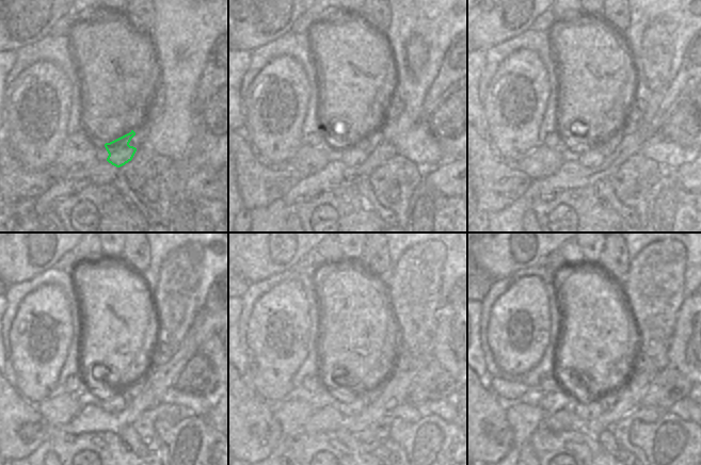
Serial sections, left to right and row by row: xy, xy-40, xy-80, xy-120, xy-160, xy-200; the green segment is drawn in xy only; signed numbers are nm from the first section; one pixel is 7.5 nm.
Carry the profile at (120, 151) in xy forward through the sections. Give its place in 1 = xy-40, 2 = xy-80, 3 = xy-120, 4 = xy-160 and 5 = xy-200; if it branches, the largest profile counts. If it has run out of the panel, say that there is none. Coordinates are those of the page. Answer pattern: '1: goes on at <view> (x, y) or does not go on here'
1: goes on at xy-40 (353, 156)
2: goes on at xy-80 (591, 157)
3: goes on at xy-120 (113, 400)
4: goes on at xy-160 (350, 405)
5: goes on at xy-200 (586, 410)

